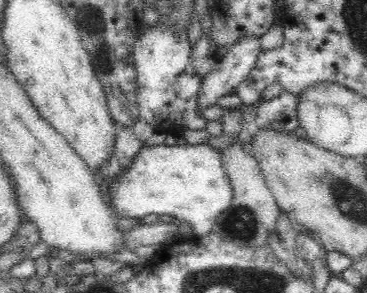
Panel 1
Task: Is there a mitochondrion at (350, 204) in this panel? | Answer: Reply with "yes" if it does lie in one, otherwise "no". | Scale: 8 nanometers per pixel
yes

